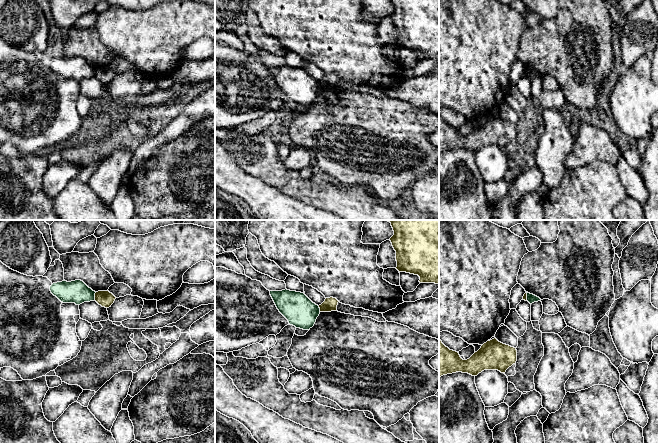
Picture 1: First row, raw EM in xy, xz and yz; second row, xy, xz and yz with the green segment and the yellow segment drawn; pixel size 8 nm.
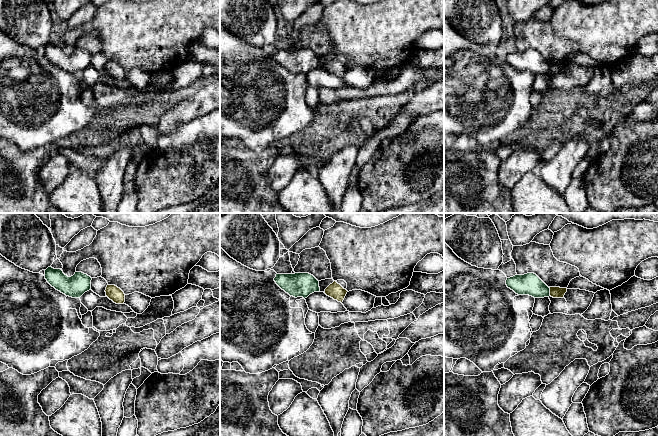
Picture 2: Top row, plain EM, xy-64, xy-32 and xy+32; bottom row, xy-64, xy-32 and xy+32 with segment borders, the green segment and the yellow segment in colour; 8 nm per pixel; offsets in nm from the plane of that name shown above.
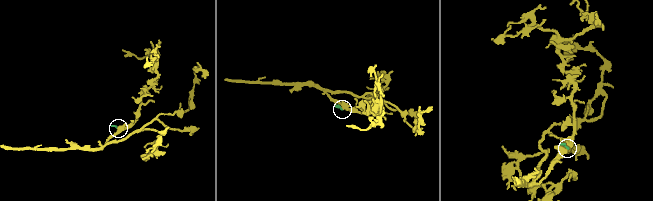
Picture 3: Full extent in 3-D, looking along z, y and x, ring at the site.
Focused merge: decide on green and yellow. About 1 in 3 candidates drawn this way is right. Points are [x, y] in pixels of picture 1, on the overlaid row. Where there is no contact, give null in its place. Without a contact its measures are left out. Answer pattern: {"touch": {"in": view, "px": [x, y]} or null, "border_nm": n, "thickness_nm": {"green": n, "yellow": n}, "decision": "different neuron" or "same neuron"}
{"touch": {"in": "xy", "px": [94, 296]}, "border_nm": 70, "thickness_nm": {"green": 180, "yellow": 130}, "decision": "different neuron"}

